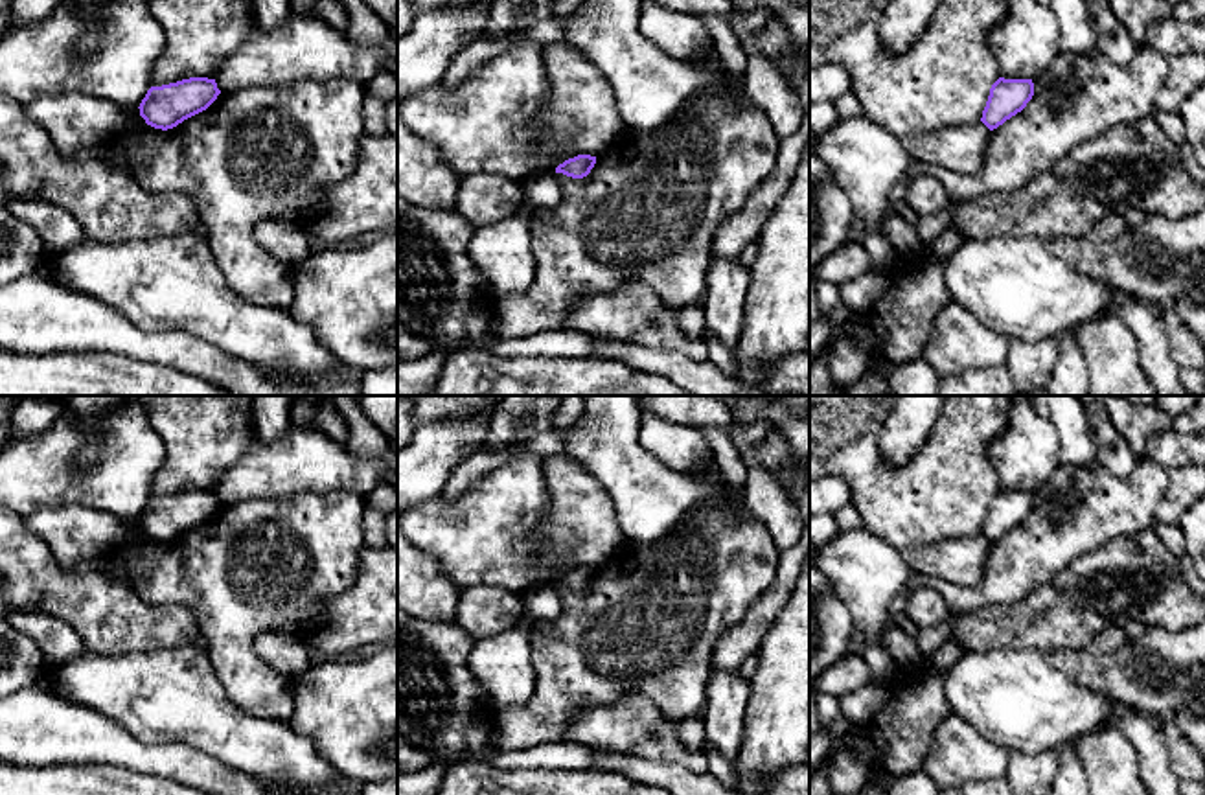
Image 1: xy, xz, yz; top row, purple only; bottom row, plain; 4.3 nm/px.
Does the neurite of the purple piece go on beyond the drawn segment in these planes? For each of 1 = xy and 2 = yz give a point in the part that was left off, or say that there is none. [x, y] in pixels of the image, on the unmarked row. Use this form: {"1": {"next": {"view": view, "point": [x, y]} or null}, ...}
{"1": {"next": null}, "2": {"next": null}}

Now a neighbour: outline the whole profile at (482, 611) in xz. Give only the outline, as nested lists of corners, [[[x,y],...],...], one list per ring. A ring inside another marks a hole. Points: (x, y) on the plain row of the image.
[[[464,589],[456,624],[473,637],[489,637],[524,620],[522,594],[508,589]]]

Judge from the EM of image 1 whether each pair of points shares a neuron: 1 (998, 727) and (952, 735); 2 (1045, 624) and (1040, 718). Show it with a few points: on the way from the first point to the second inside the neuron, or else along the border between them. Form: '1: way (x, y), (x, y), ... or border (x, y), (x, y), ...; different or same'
1: border (952, 711), (985, 738), (1010, 751); different
2: border (1001, 648), (1034, 648), (1045, 656); different

